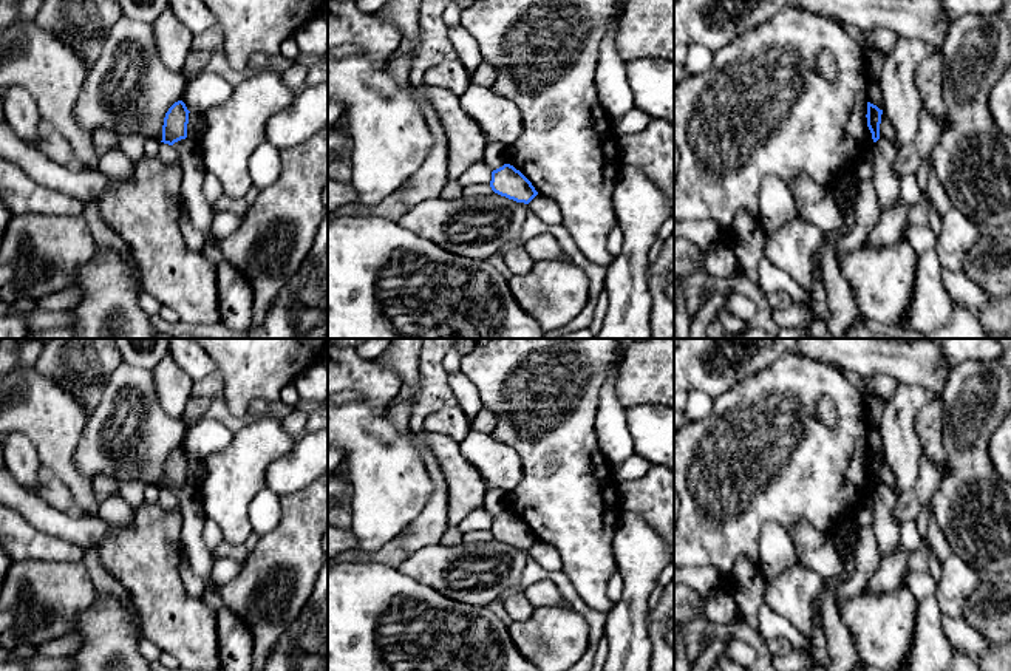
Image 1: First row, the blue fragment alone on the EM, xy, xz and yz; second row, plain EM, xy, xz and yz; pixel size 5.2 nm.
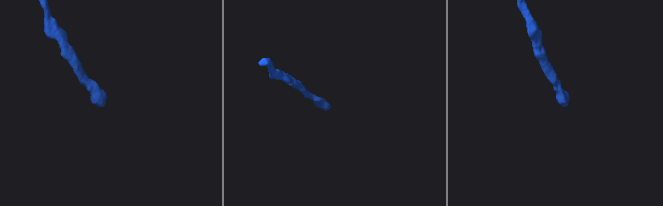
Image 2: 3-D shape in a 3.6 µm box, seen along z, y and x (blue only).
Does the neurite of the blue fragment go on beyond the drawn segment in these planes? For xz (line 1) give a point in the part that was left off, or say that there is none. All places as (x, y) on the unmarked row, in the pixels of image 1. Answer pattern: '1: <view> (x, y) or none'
1: none

